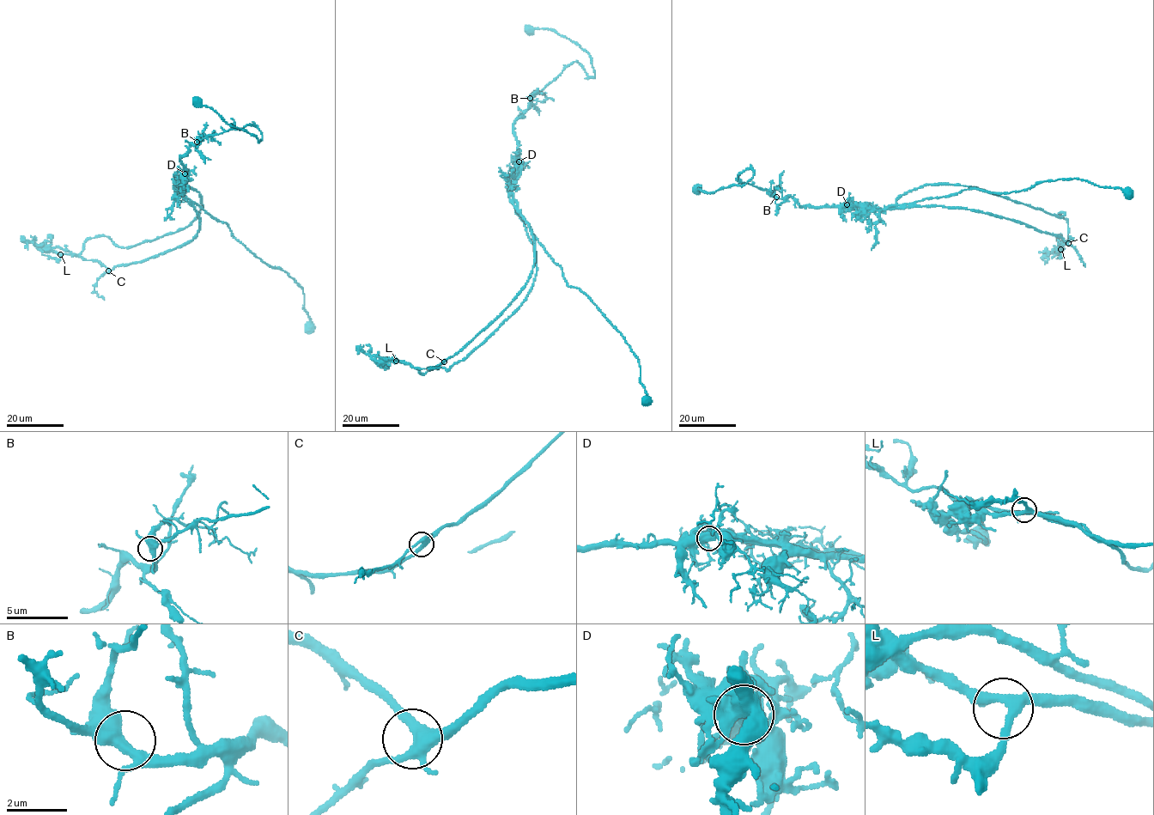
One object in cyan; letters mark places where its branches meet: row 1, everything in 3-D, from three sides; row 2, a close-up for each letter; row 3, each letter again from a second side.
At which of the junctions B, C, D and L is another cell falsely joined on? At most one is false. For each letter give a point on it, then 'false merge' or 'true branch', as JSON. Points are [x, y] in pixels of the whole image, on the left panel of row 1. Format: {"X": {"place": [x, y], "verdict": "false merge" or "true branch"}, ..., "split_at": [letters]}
{"B": {"place": [197, 142], "verdict": "true branch"}, "C": {"place": [108, 270], "verdict": "true branch"}, "D": {"place": [185, 173], "verdict": "false merge"}, "L": {"place": [60, 254], "verdict": "true branch"}, "split_at": ["D"]}

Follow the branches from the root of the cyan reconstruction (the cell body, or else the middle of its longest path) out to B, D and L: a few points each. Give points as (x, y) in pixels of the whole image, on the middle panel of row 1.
B: (531, 29), (549, 28), (574, 42), (589, 54), (594, 74), (593, 78), (578, 62), (570, 63), (530, 98)
D: (531, 29), (549, 28), (574, 42), (589, 54), (594, 77), (573, 62), (531, 96), (513, 126), (519, 161)
L: (531, 29), (574, 42), (594, 72), (570, 63), (514, 124), (532, 273), (442, 363), (396, 361)

